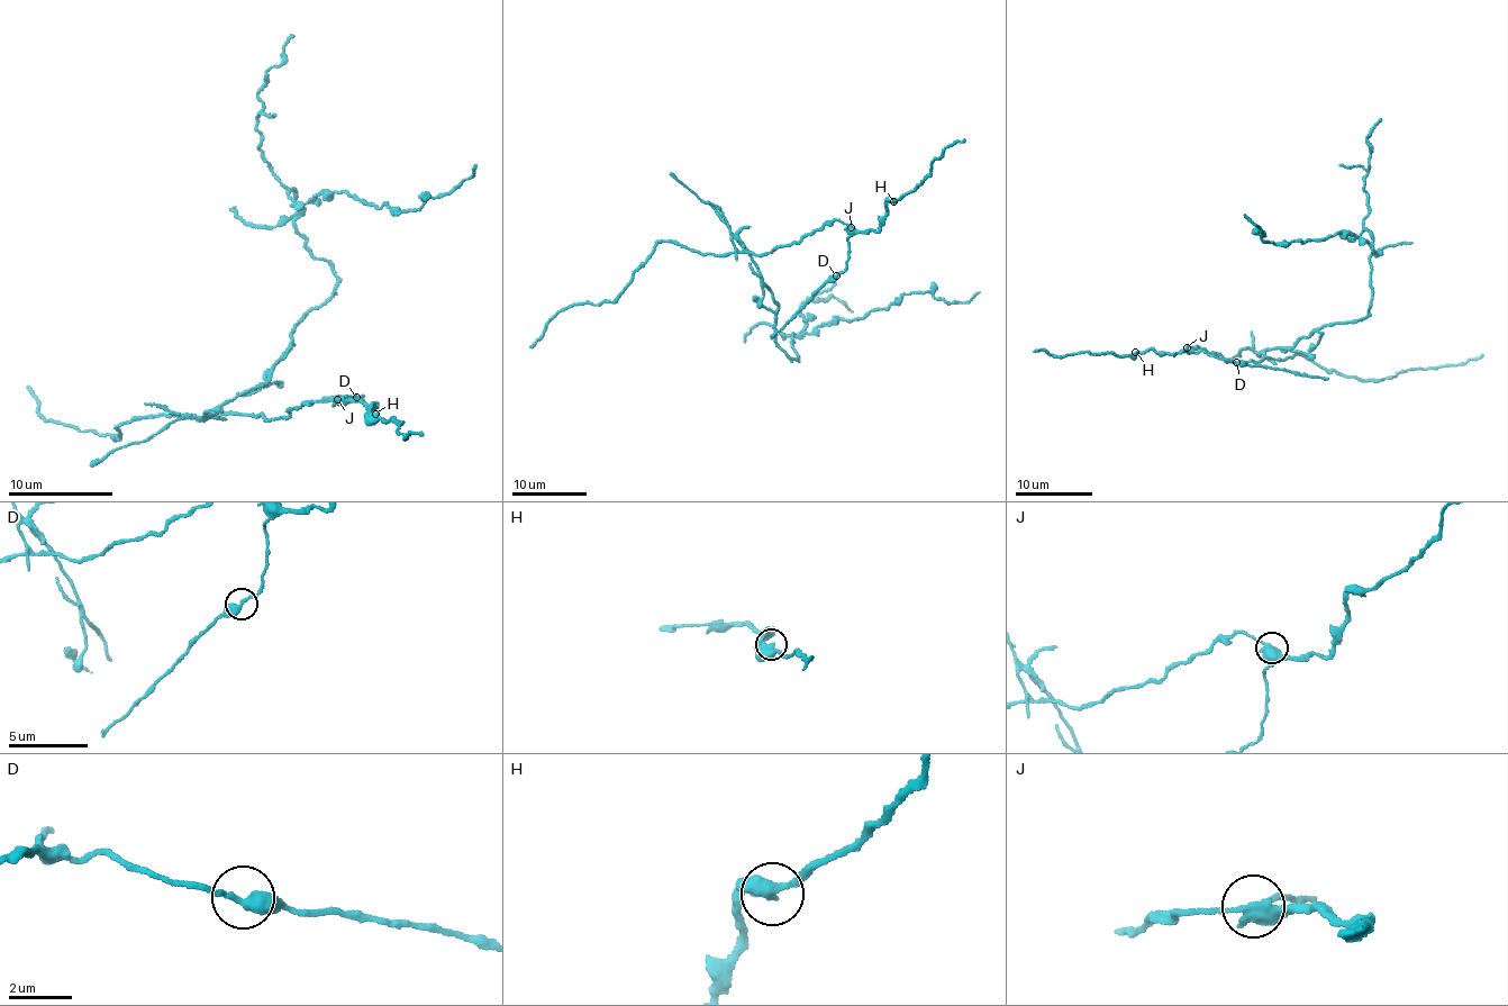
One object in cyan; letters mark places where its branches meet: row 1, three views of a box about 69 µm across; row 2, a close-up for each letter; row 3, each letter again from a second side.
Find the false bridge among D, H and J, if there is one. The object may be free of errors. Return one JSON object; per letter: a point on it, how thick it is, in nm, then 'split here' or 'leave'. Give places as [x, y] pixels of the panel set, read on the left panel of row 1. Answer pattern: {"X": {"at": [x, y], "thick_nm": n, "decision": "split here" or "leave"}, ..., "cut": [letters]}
{"D": {"at": [356, 397], "thick_nm": 380, "decision": "leave"}, "H": {"at": [375, 414], "thick_nm": 360, "decision": "leave"}, "J": {"at": [337, 399], "thick_nm": 340, "decision": "split here"}, "cut": ["J"]}

